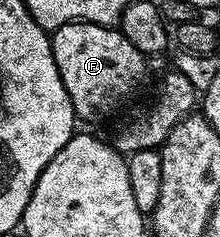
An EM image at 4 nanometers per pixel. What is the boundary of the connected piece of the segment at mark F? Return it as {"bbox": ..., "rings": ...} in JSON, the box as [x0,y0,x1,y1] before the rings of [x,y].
{"bbox":[51,22,147,120],"rings":[[[84,22],[64,24],[52,32],[51,43],[59,78],[63,78],[73,111],[80,119],[101,120],[119,111],[145,76],[147,58],[116,27]]]}

